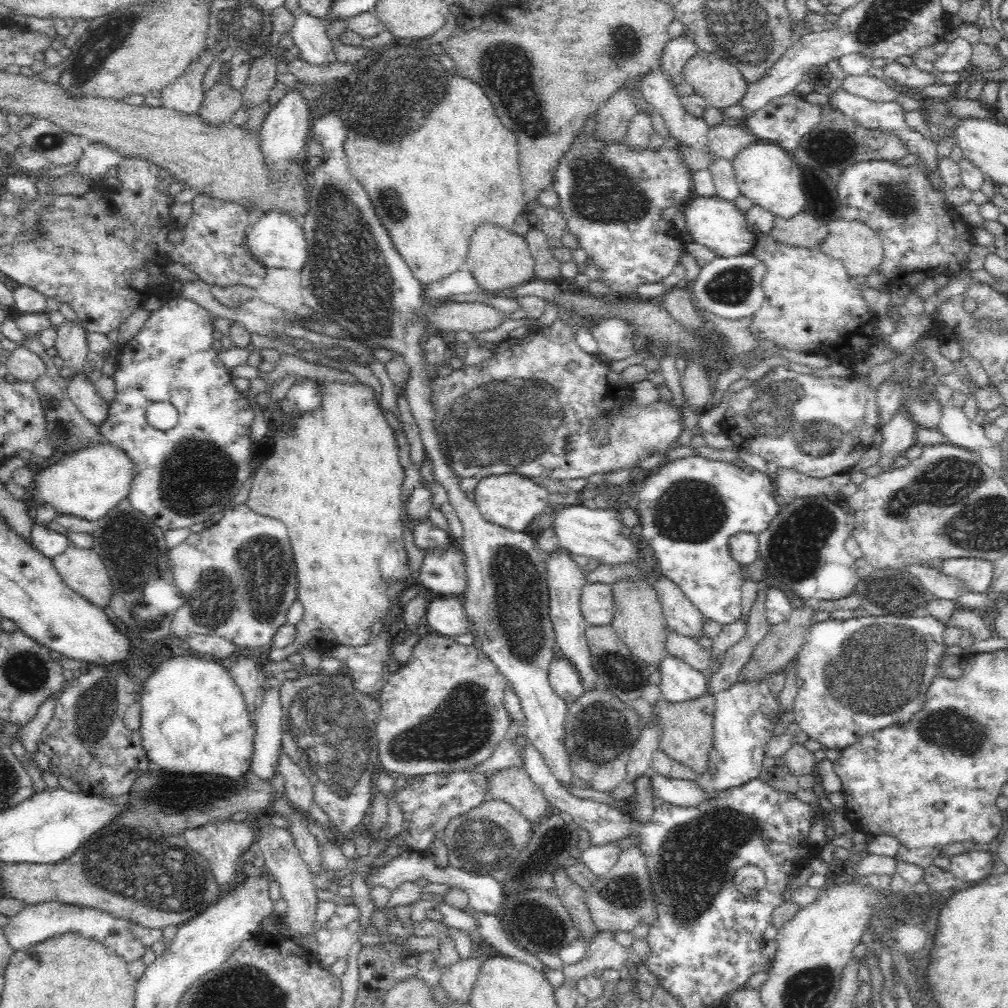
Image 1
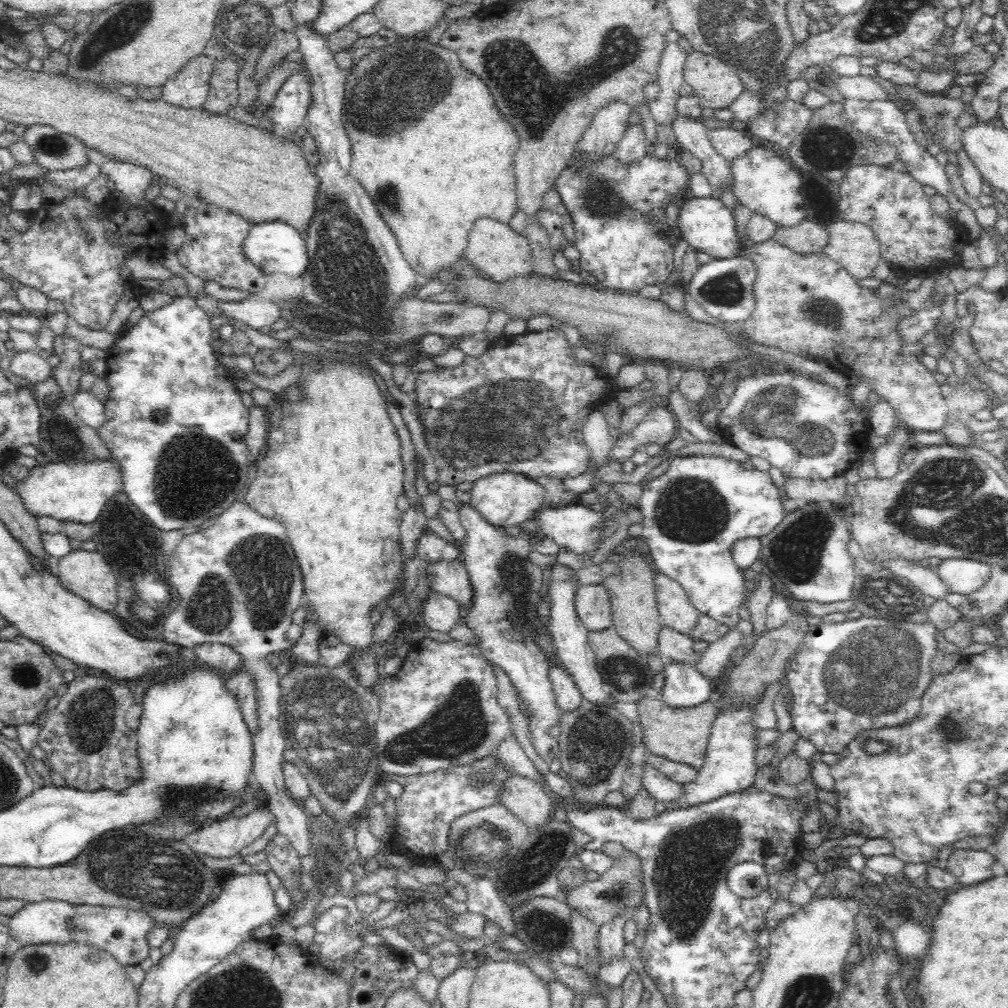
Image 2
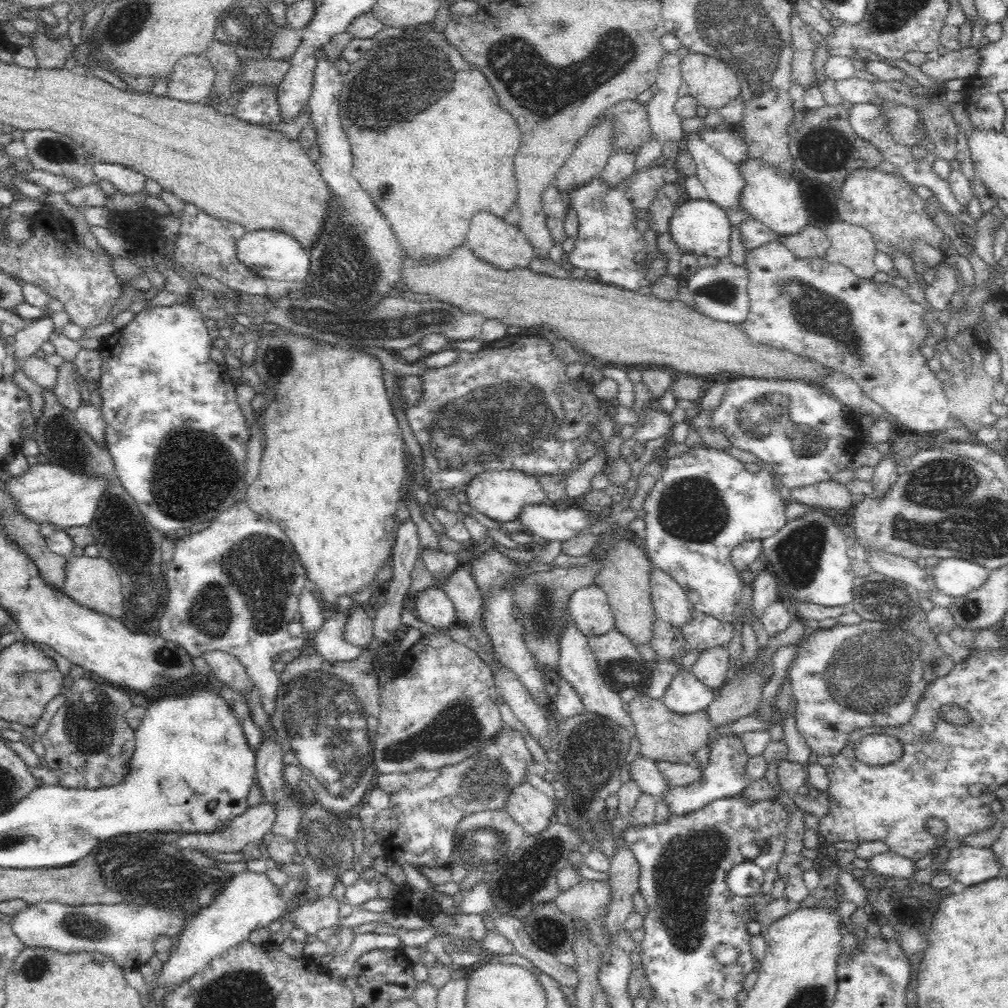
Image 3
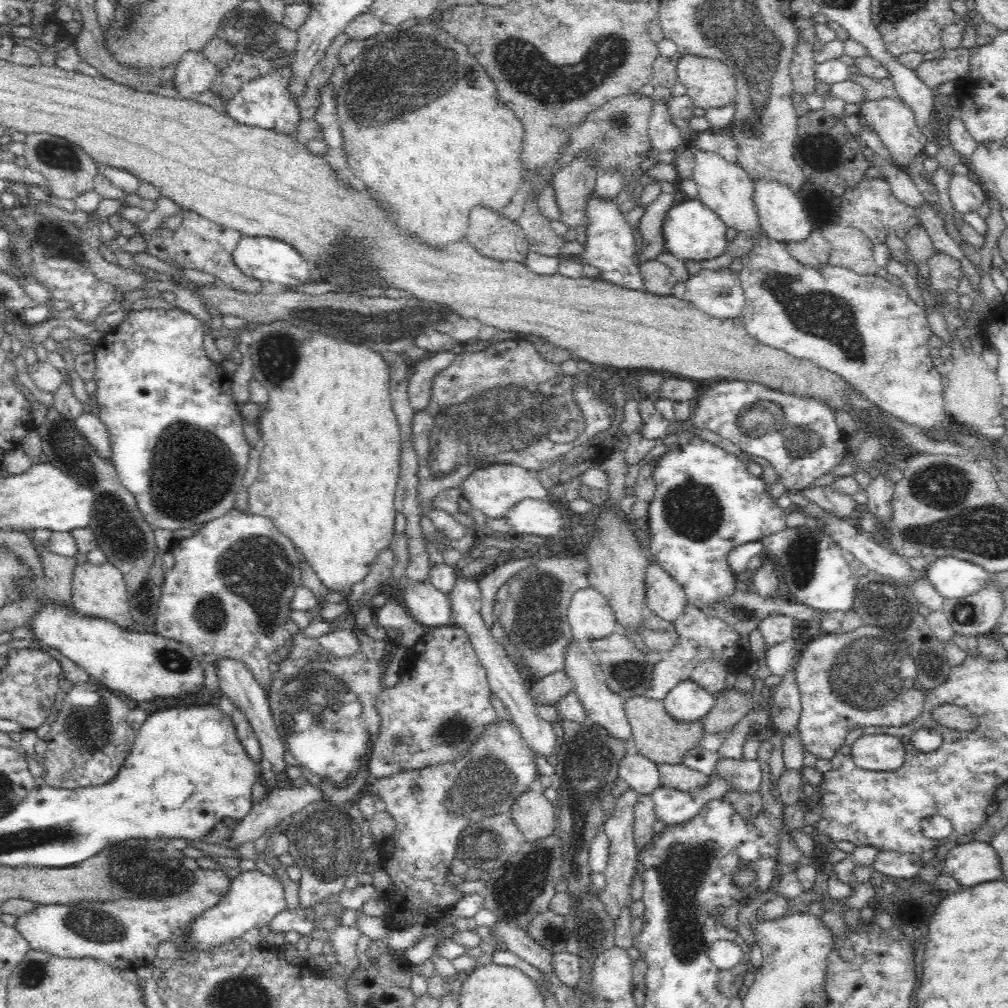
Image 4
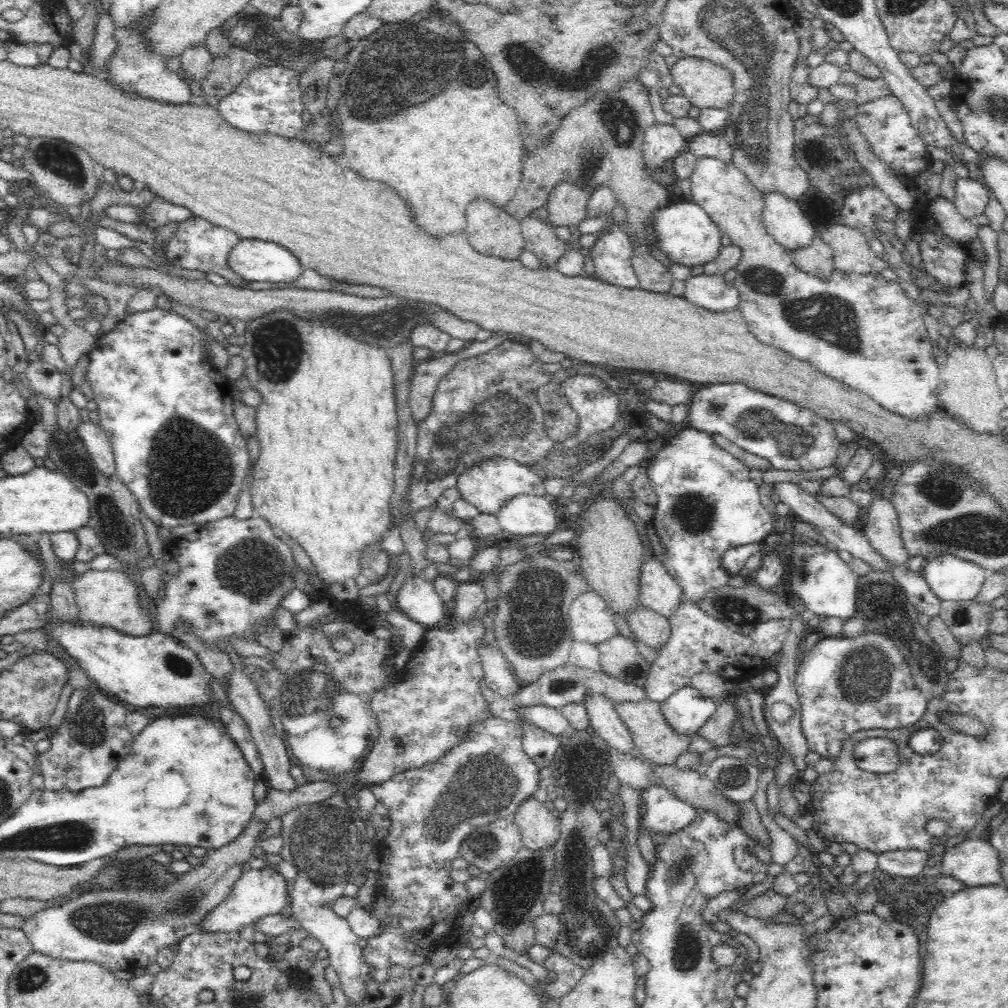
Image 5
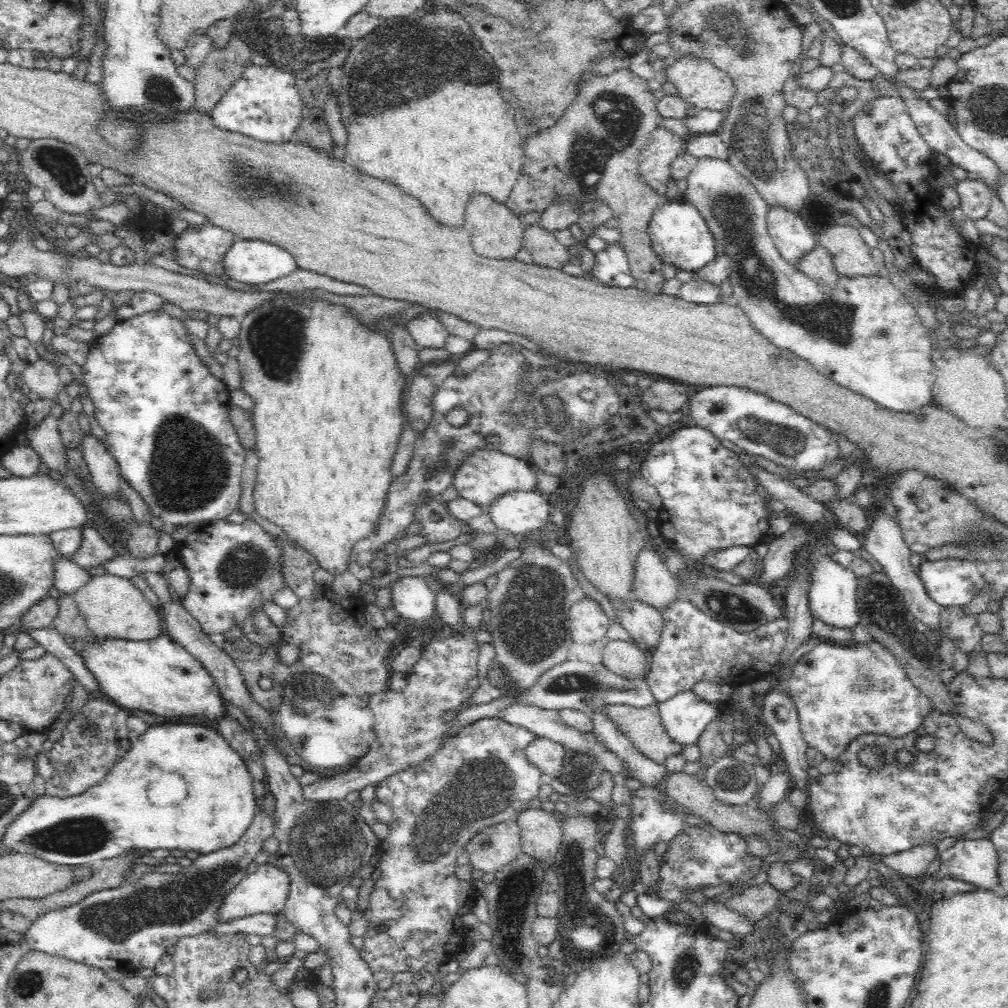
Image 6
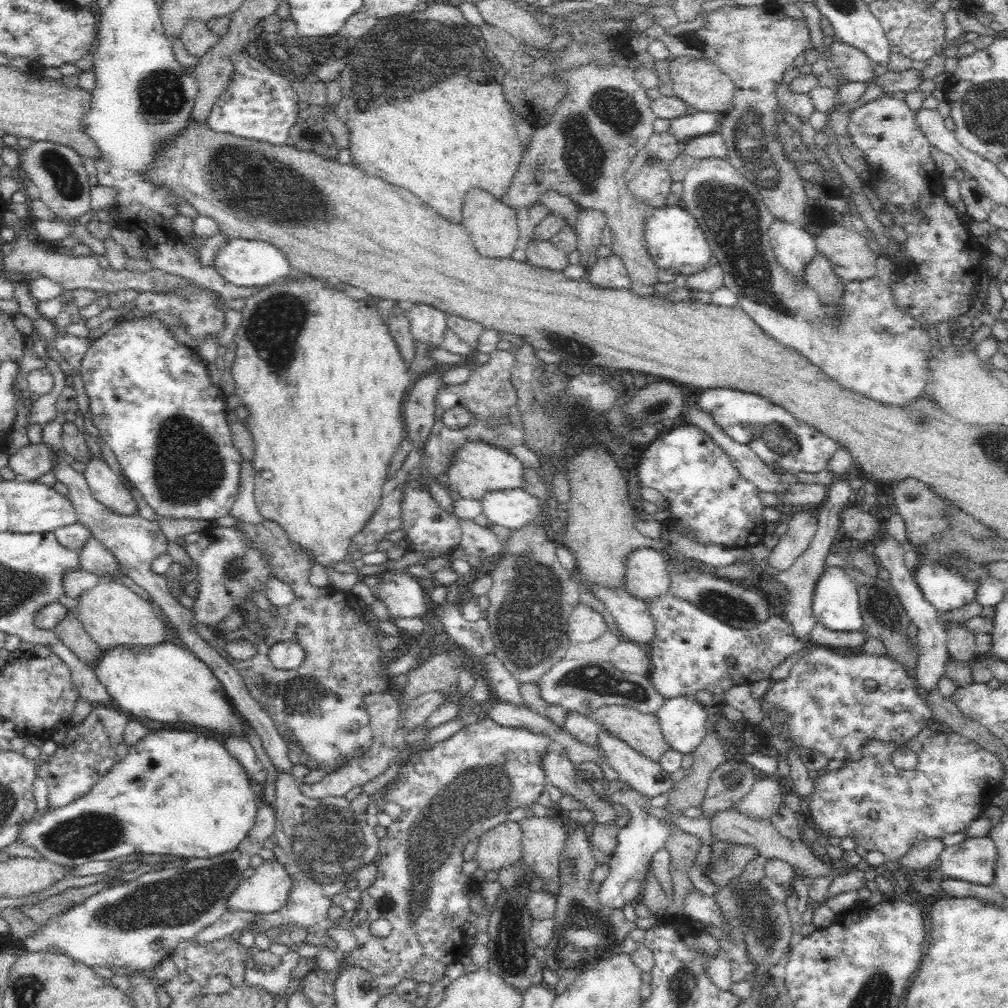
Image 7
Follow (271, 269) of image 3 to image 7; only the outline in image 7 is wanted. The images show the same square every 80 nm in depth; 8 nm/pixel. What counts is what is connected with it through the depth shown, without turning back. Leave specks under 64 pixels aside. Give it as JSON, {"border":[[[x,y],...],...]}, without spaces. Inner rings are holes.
{"border":[[[244,238],[230,239],[230,242],[216,255],[215,270],[226,279],[226,282],[236,286],[266,288],[268,285],[284,280],[292,272],[289,258],[280,248],[260,240]]]}

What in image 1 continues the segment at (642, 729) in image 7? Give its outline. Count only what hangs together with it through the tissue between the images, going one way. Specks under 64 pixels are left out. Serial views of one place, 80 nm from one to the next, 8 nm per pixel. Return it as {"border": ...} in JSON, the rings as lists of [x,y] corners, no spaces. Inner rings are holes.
{"border":[[[703,695],[695,700],[676,703],[660,698],[652,713],[658,717],[660,729],[662,729],[659,750],[664,751],[673,760],[684,764],[696,773],[696,776],[704,774],[710,768],[710,754],[714,748],[714,695]]]}

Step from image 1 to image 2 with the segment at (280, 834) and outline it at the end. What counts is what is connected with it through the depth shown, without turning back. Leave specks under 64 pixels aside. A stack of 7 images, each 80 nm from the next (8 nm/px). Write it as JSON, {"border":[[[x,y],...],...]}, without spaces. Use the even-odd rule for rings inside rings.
{"border":[[[280,833],[272,836],[263,852],[267,856],[270,870],[276,873],[282,888],[289,893],[292,900],[291,907],[296,911],[301,909],[310,897],[310,893],[304,889],[300,881],[303,867],[299,852],[289,839]]]}

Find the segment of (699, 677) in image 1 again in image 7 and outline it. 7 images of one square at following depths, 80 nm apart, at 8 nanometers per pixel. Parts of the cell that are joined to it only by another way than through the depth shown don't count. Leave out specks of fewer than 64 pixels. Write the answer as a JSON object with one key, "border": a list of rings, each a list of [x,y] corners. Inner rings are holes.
{"border":[[[693,696],[665,700],[657,711],[666,743],[682,755],[692,753],[708,732],[711,716],[717,714]]]}

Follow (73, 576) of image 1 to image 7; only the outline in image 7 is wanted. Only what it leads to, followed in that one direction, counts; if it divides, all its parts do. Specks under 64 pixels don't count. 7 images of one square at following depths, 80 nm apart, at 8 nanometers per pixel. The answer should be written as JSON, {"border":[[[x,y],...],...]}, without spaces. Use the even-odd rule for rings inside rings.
{"border":[[[100,579],[96,586],[84,590],[77,600],[77,614],[82,621],[86,632],[92,637],[94,642],[99,644],[101,650],[108,650],[112,646],[154,646],[169,638],[168,626],[161,616],[154,613],[148,600],[143,599],[130,587],[123,583],[115,582],[111,579]]]}

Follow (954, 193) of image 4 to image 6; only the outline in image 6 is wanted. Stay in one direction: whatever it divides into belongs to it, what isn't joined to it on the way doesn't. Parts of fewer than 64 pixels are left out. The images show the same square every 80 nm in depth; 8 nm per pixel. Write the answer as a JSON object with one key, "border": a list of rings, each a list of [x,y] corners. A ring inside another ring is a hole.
{"border":[[[977,178],[957,181],[956,187],[959,194],[959,208],[962,209],[964,216],[973,222],[984,219],[993,198],[989,186]]]}

